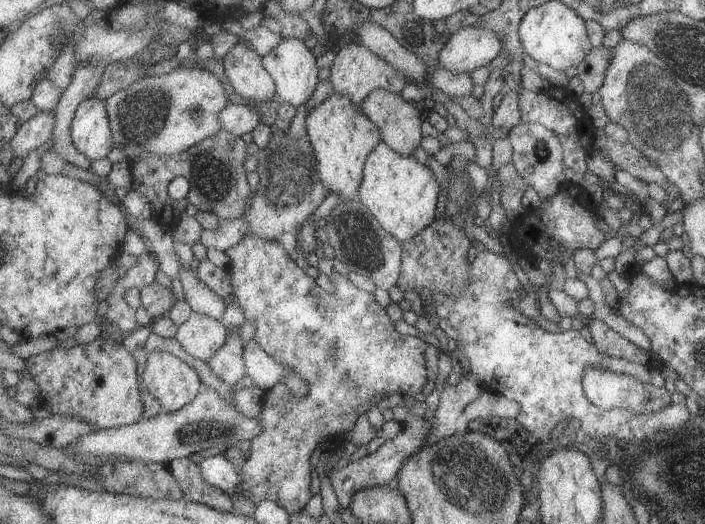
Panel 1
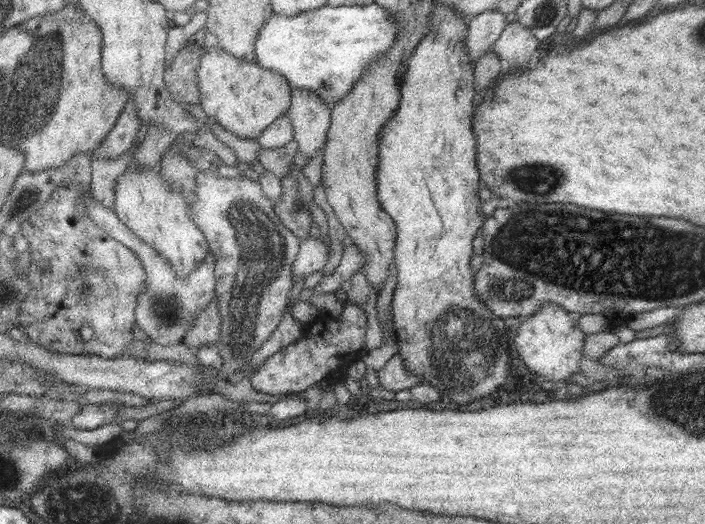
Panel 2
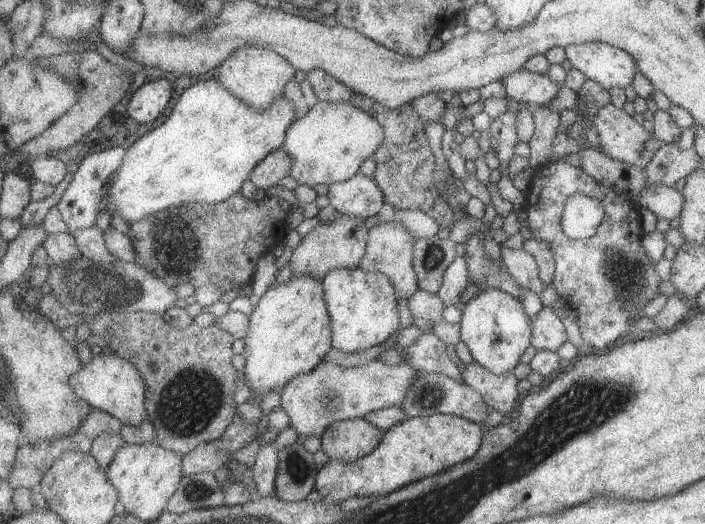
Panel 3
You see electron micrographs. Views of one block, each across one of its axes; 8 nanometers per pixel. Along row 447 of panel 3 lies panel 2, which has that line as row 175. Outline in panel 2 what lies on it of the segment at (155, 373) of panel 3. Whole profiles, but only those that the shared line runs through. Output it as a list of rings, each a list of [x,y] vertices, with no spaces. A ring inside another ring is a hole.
[[[184,133],[175,140],[176,144],[169,150],[161,161],[163,166],[163,176],[167,178],[167,184],[171,184],[173,188],[181,188],[181,192],[187,196],[188,202],[195,202],[197,195],[197,180],[202,163],[195,166],[191,164],[191,160],[184,156],[189,148],[195,147],[195,143],[191,141],[193,133]]]

